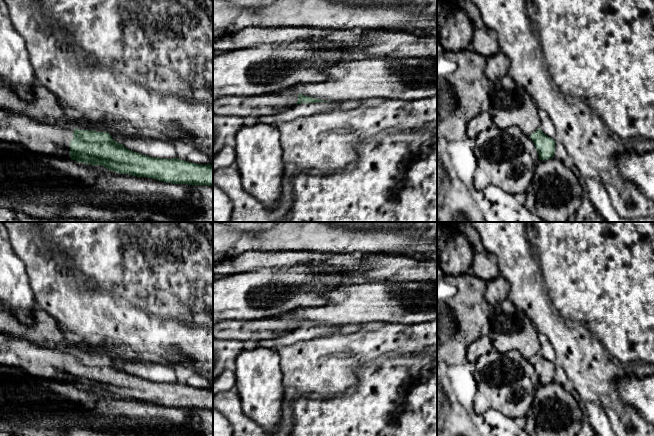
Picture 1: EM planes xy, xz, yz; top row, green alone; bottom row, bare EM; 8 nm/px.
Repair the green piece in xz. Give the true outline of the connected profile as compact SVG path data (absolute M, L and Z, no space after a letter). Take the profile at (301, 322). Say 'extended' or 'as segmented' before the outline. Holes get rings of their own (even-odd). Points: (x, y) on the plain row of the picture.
extended; M277 317L260 320L222 320L213 323L215 340L268 340L301 327L331 326L302 318Z

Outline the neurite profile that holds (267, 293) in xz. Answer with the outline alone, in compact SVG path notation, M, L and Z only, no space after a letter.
M324 264L315 268L298 265L285 269L261 269L235 273L222 279L213 280L213 323L222 320L260 320L263 318L284 317L299 308L315 307L326 304L324 297L327 290L354 282L342 270Z

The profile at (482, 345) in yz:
M485 331L480 337L473 341L467 348L466 358L472 365L474 365L480 356L486 354L492 348L490 337Z

